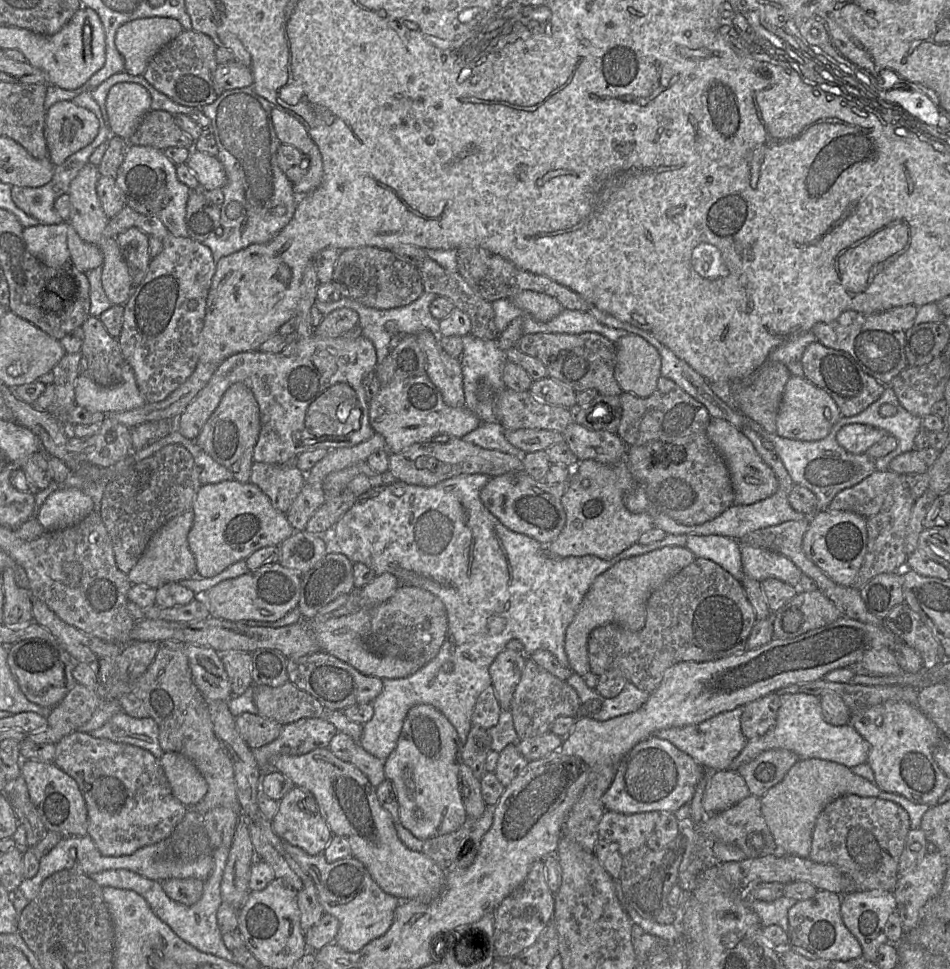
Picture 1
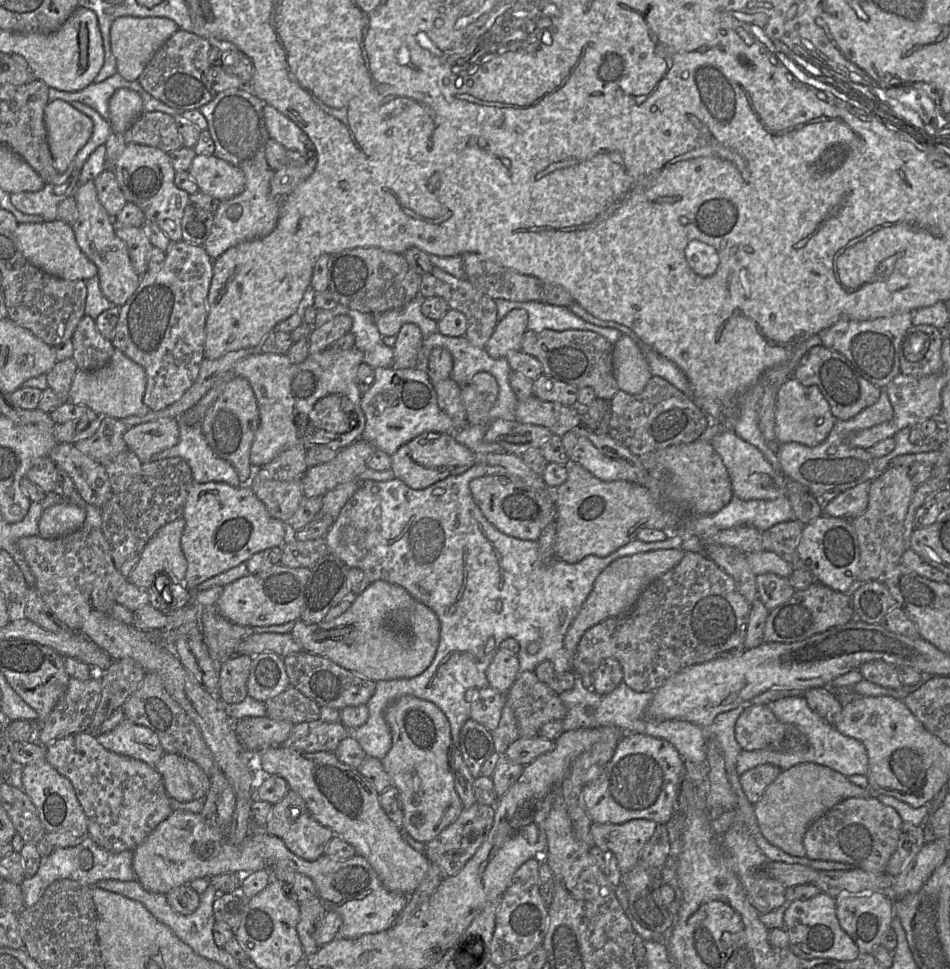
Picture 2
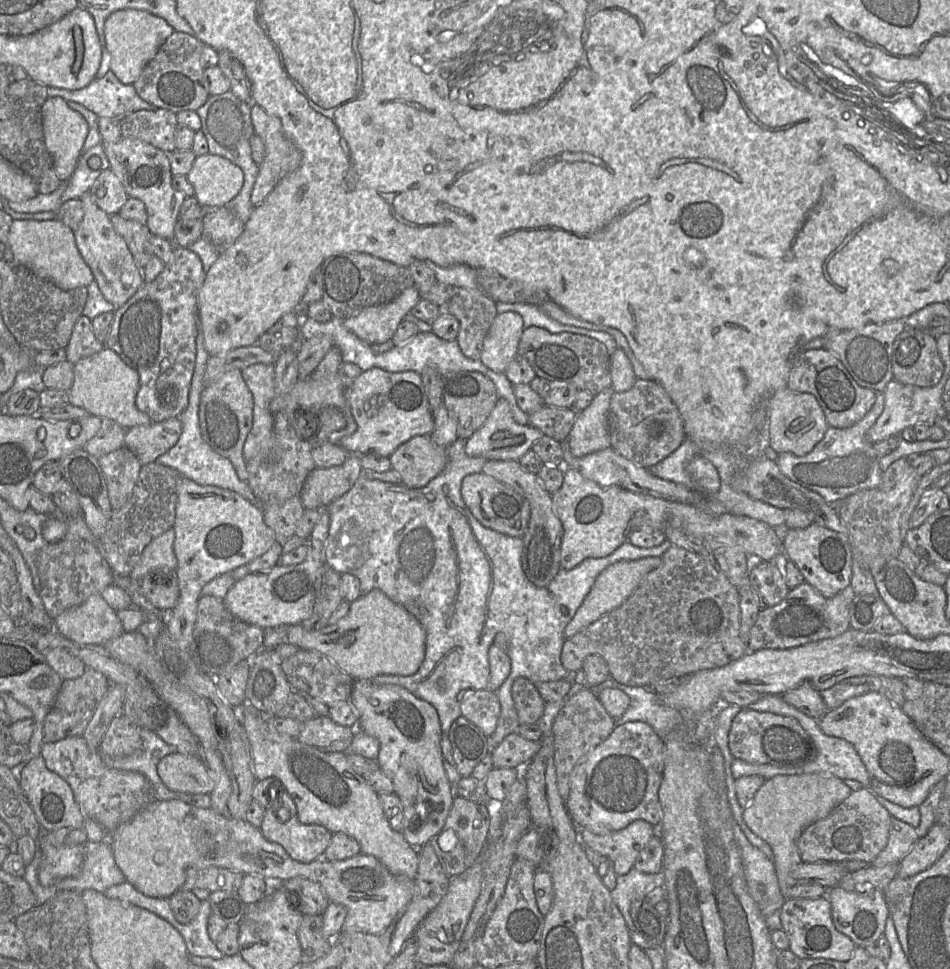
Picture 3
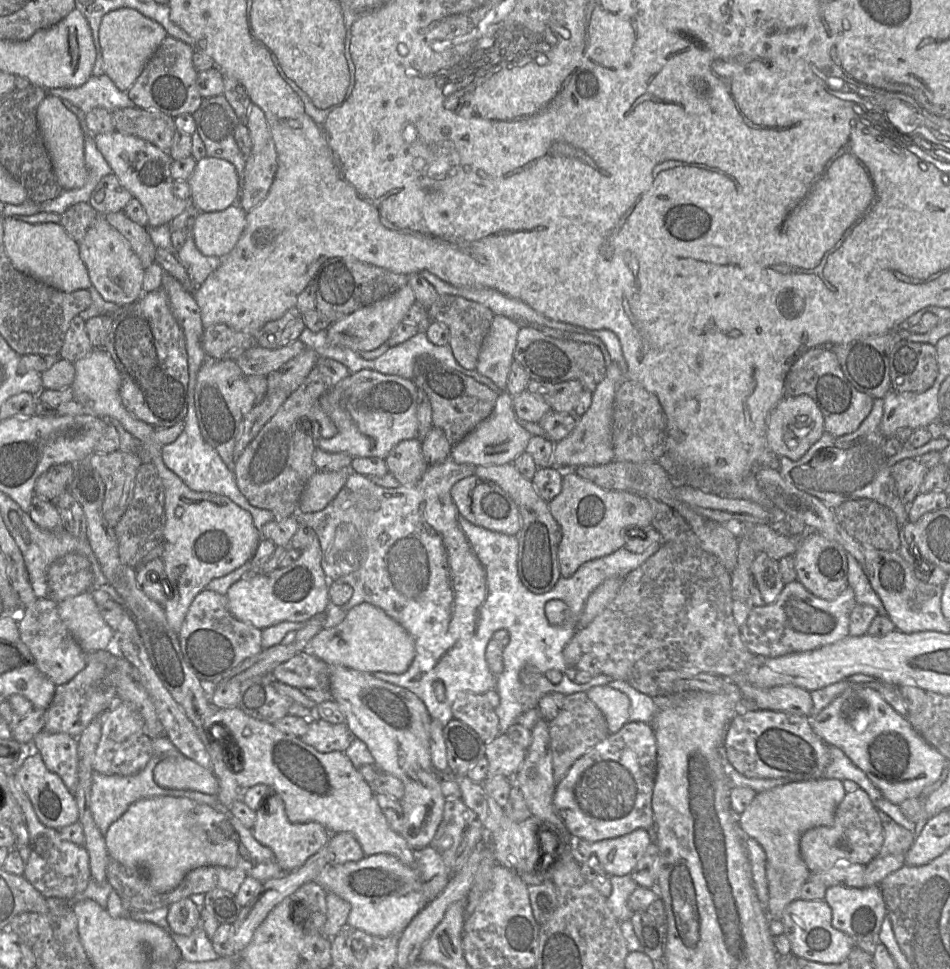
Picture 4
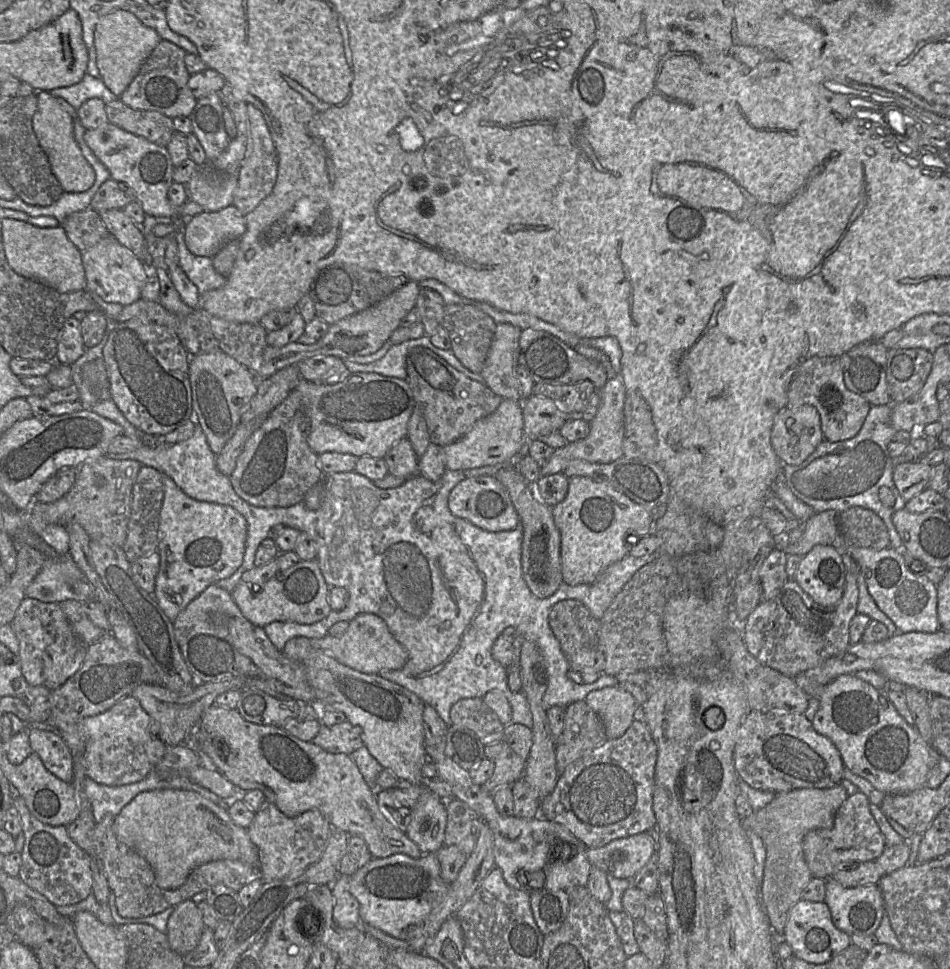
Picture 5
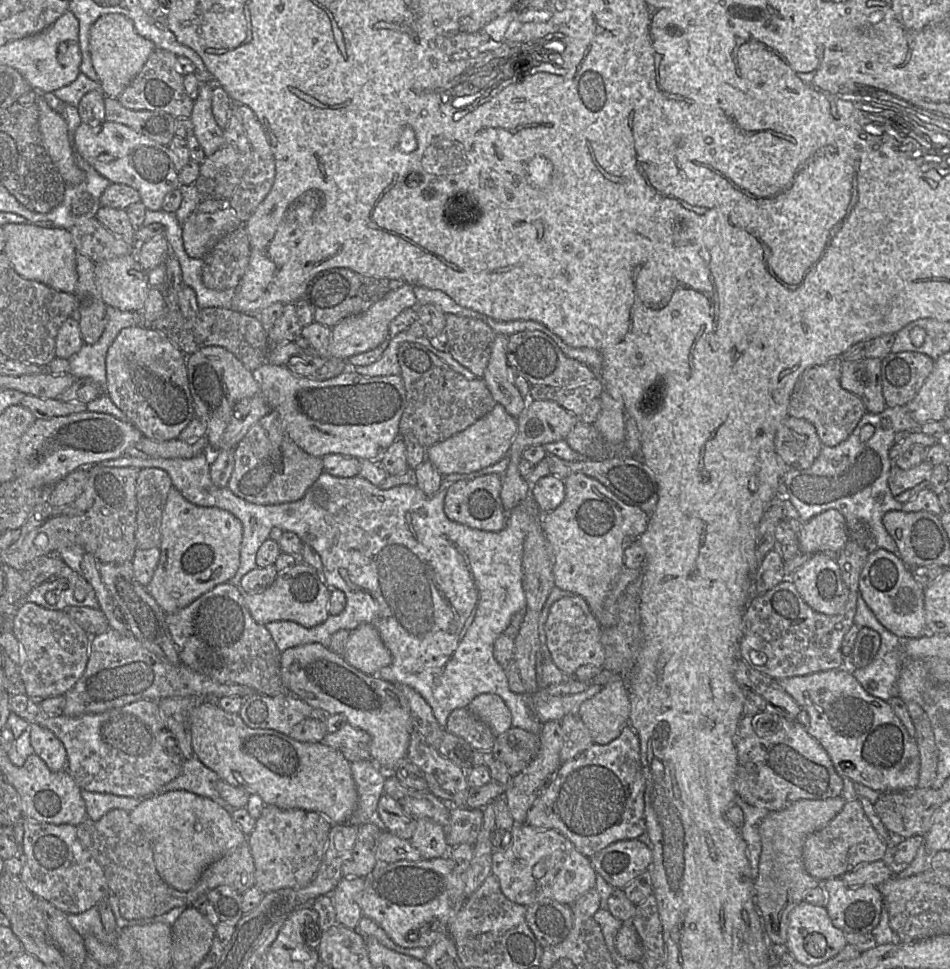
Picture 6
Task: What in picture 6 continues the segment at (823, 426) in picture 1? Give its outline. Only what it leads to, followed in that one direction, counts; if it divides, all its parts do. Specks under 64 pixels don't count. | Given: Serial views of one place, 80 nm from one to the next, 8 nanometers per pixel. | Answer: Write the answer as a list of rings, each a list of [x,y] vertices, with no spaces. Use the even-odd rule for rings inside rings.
[[[786,416],[774,438],[775,450],[786,469],[809,468],[822,450],[815,427],[804,419]]]

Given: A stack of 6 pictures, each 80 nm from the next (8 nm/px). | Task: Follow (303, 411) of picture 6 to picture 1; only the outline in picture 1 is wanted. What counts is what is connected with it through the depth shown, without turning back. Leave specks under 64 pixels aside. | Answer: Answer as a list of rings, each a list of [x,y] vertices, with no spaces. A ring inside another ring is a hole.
[[[426,374],[381,386],[370,398],[368,411],[371,427],[384,437],[390,453],[398,453],[414,443],[433,440],[439,435],[462,439],[482,423],[478,415],[467,408],[447,405]]]

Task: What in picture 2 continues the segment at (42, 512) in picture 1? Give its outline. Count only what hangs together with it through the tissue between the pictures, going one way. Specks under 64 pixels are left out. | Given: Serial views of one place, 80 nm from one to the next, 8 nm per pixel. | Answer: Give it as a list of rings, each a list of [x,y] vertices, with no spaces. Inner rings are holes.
[[[60,502],[46,508],[38,523],[39,535],[44,539],[55,539],[82,527],[86,510],[76,504]]]

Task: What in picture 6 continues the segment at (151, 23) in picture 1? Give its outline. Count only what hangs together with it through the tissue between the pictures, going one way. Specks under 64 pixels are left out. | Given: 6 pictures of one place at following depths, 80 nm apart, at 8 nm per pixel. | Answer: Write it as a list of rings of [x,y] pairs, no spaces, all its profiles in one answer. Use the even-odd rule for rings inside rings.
[[[109,13],[100,16],[89,30],[89,51],[102,93],[105,96],[118,98],[155,49],[154,43],[140,36],[133,22],[125,15]]]

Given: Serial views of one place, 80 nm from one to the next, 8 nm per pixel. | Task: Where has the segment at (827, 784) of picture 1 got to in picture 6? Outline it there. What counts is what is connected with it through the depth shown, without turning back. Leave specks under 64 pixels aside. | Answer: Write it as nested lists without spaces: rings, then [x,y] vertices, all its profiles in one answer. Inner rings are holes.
[[[842,795],[823,800],[798,800],[783,810],[769,812],[759,824],[762,848],[754,879],[755,902],[771,945],[786,945],[791,911],[803,901],[807,890],[823,883],[805,869],[802,857],[805,838],[829,824],[845,803]]]

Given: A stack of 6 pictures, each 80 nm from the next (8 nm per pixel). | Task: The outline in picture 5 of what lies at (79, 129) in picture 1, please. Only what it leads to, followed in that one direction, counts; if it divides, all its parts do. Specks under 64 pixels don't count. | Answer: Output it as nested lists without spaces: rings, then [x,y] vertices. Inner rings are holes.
[[[49,91],[37,92],[37,110],[33,115],[33,129],[50,162],[52,172],[64,192],[83,192],[95,181],[95,172],[84,158],[81,148],[74,138],[73,117],[58,103]]]

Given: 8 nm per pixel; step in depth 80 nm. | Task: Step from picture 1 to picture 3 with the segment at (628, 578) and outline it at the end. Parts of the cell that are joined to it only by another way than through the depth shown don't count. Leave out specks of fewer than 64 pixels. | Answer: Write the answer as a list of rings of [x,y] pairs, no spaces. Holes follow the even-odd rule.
[[[661,556],[645,557],[638,560],[622,560],[608,566],[596,579],[590,592],[567,625],[564,636],[571,638],[602,616],[621,606],[639,586],[643,578],[661,564]]]

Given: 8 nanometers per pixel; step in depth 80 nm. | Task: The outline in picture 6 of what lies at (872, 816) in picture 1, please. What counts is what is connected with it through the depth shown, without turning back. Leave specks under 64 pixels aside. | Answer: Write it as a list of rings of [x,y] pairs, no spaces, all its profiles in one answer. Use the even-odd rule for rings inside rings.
[[[858,799],[846,802],[842,810],[825,827],[809,834],[803,844],[803,863],[806,871],[824,882],[838,878],[863,863],[882,860],[888,846],[867,818]]]

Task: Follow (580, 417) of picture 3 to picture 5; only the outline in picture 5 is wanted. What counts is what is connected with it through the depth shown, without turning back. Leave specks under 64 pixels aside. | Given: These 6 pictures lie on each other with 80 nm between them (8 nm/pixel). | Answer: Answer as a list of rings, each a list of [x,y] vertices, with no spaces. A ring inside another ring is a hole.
[[[617,375],[608,377],[605,385],[598,390],[600,404],[593,420],[589,423],[589,434],[580,440],[568,442],[565,446],[557,448],[540,467],[540,475],[547,476],[563,473],[573,460],[584,460],[591,463],[611,463],[623,456],[624,416],[623,407],[626,389]]]

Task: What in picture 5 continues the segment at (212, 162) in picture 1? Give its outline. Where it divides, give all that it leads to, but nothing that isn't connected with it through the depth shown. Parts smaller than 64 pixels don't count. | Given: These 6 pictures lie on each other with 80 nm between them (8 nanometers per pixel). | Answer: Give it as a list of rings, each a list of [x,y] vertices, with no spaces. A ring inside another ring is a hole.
[[[207,162],[186,184],[188,200],[200,204],[204,211],[216,212],[233,204],[237,184],[237,174],[217,170]]]

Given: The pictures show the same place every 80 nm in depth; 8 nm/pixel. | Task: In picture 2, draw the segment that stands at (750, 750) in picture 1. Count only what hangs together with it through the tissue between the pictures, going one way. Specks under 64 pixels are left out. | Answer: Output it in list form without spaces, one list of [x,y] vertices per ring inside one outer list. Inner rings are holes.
[[[803,696],[784,697],[767,704],[775,717],[782,723],[796,726],[807,738],[807,750],[796,752],[778,752],[774,750],[742,750],[736,760],[738,775],[763,764],[772,764],[782,771],[800,763],[815,763],[835,770],[846,777],[855,774],[868,774],[868,755],[862,742],[841,734],[833,725],[827,723],[815,714],[808,706]]]

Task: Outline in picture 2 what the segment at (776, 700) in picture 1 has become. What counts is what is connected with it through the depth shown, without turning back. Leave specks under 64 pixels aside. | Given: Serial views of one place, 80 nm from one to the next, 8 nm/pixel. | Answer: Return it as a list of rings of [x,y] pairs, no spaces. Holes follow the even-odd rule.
[[[751,704],[735,723],[735,738],[742,750],[796,752],[807,750],[807,738],[792,725],[780,722],[765,704]]]

